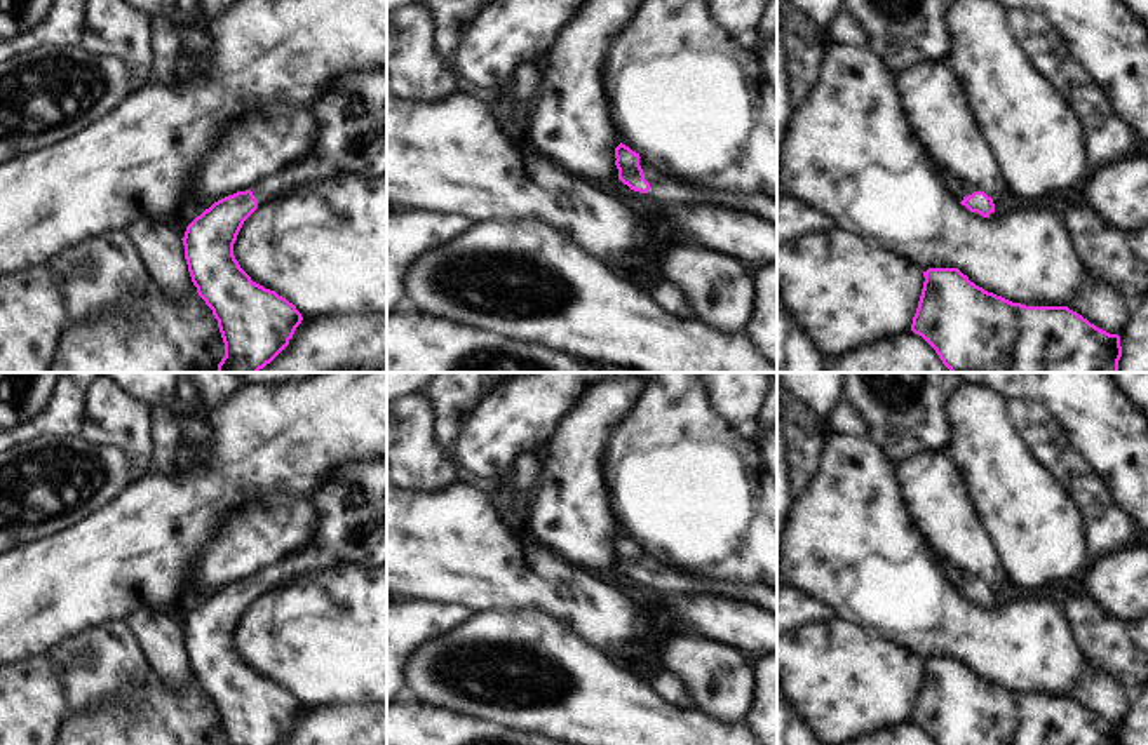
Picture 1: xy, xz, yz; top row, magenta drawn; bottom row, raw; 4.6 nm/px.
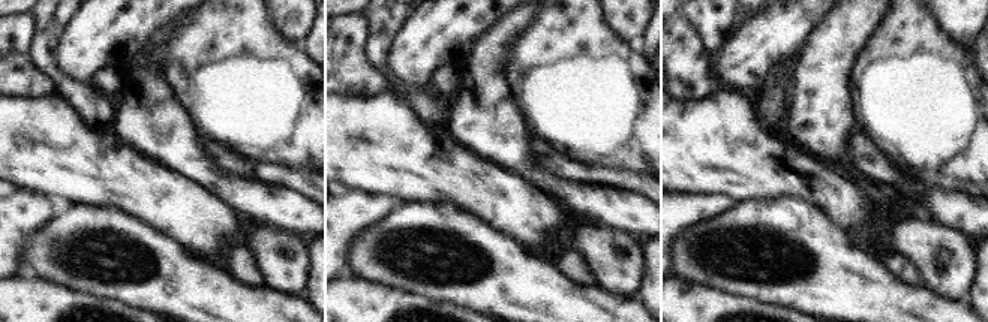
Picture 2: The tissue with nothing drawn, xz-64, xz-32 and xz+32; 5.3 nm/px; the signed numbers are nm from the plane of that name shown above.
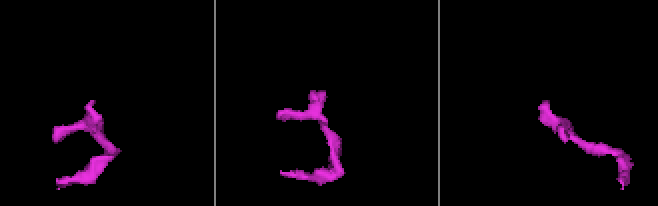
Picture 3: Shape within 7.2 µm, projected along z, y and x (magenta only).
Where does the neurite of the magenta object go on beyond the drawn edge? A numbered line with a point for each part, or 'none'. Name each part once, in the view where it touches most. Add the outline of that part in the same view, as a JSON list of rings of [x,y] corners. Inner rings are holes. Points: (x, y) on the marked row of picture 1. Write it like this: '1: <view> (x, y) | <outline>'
1: xz (662, 185) | [[[639,158],[639,165],[645,179],[650,183],[648,193],[655,198],[676,204],[709,202],[725,205],[728,209],[739,209],[740,212],[760,216],[777,226],[777,197],[719,190],[707,183],[692,185],[676,179],[655,160]]]

